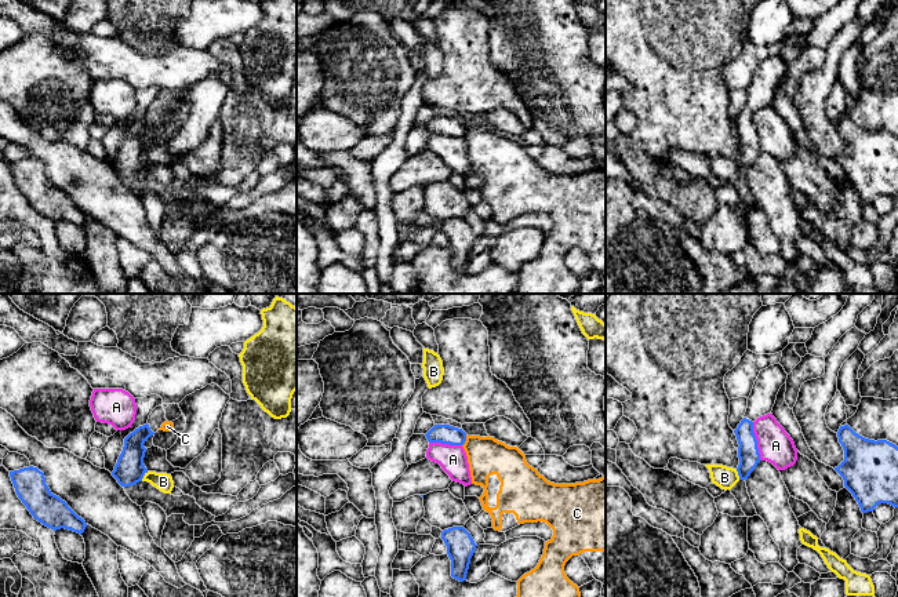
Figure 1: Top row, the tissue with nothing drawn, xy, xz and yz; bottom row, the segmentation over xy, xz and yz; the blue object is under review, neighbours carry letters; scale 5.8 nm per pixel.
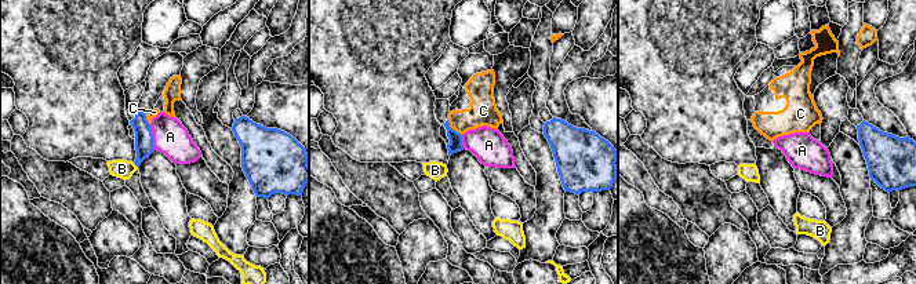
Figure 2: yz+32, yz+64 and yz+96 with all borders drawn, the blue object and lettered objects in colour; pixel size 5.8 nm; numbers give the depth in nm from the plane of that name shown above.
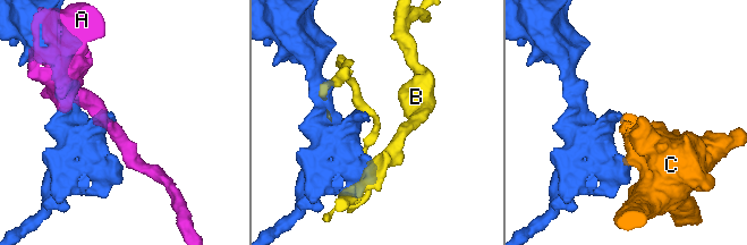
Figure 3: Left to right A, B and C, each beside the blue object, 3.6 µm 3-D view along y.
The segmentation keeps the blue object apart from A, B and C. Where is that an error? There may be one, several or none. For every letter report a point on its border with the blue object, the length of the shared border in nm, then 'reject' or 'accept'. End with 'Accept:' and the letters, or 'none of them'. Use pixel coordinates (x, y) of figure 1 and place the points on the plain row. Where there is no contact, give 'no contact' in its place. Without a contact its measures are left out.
A: yz (756, 133) | 240 nm | reject
B: xy (144, 166) | 70 nm | reject
C: xz (465, 131) | 80 nm | reject
Accept: none of them

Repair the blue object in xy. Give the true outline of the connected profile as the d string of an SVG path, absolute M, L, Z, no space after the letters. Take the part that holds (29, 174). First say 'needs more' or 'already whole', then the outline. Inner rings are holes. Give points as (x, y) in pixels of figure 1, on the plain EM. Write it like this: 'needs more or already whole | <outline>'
already whole | M29 157L10 163L15 183L34 211L57 222L61 219L83 225L87 215L65 192L46 175L44 164Z

